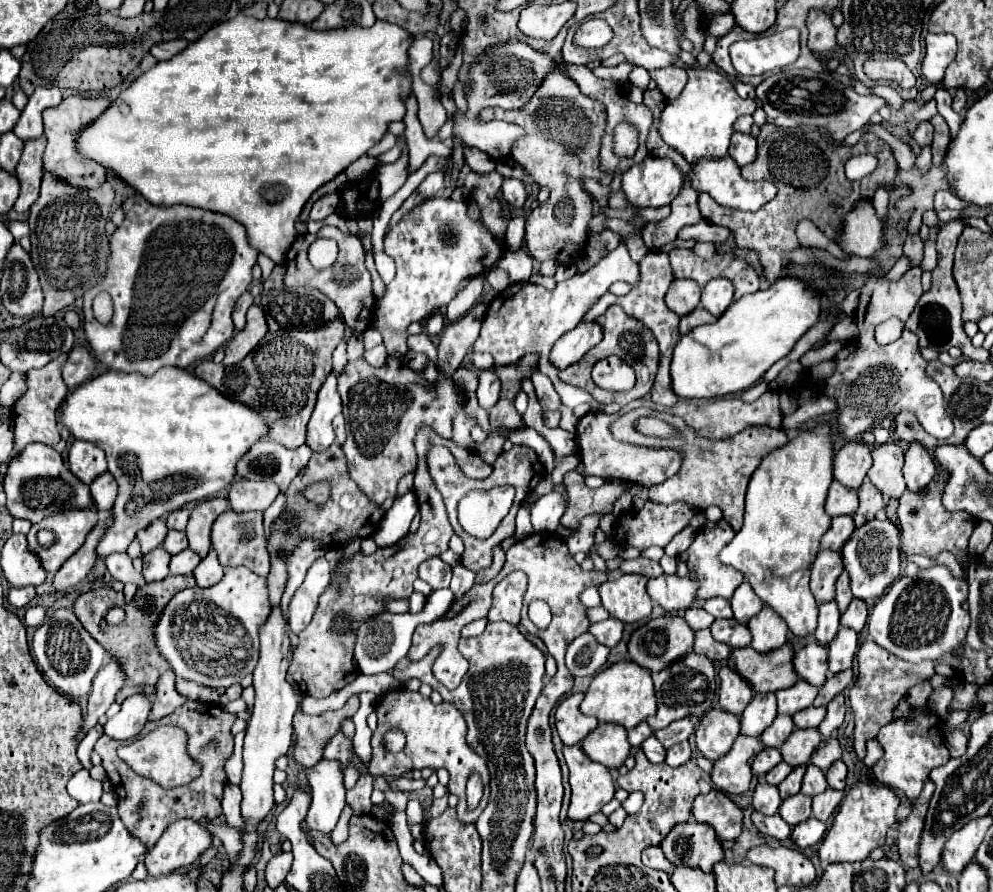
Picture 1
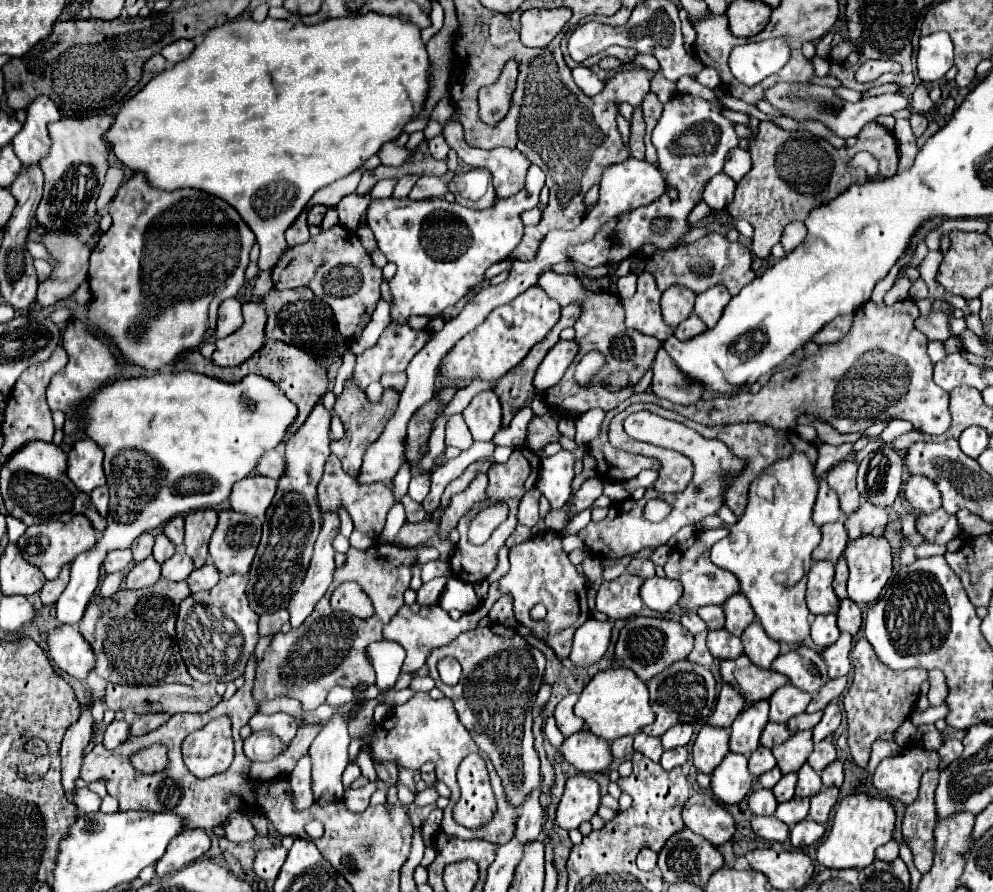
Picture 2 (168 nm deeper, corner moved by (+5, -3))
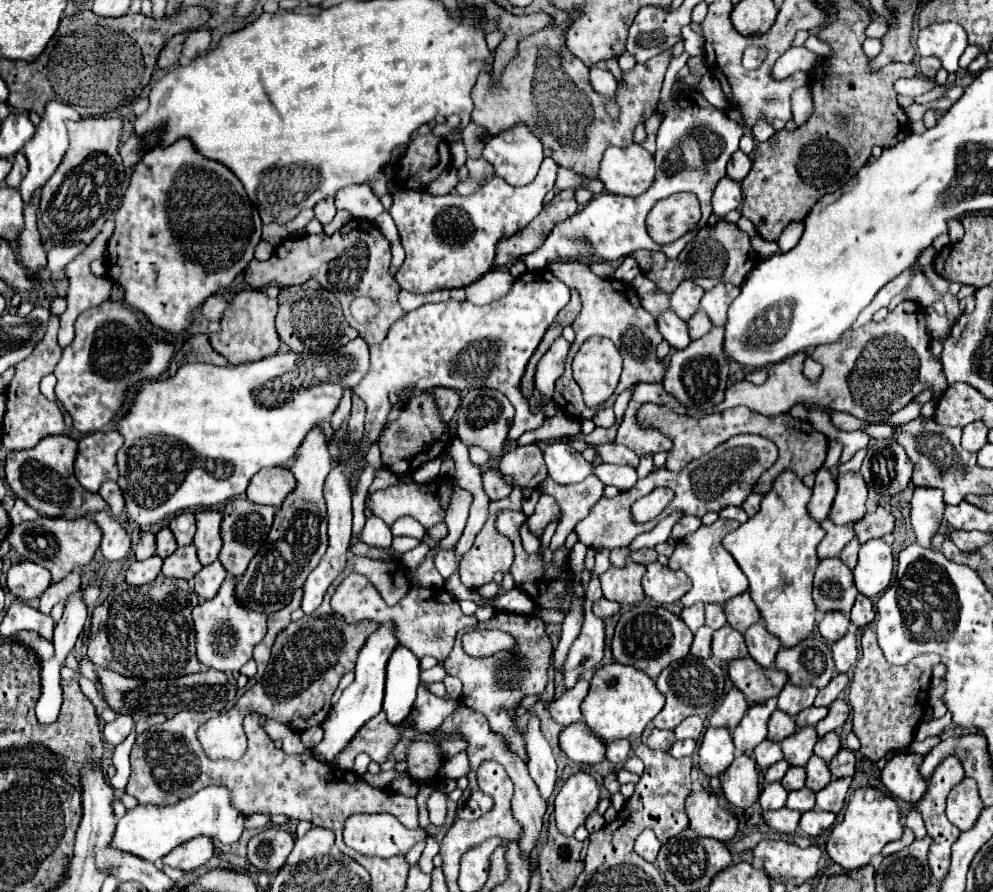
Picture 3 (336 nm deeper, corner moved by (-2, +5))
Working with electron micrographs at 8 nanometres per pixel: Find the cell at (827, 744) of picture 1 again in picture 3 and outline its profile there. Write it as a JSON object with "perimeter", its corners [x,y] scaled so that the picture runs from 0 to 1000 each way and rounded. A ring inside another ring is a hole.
{"perimeter":[[[834,821],[830,827],[826,827],[820,836],[820,845],[824,845],[826,850],[830,850],[832,854],[836,854],[846,841],[846,827],[842,821]]]}

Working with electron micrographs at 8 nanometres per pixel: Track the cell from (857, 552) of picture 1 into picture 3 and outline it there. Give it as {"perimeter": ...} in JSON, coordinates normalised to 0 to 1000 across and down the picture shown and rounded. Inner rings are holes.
{"perimeter":[[[888,603],[868,610],[864,632],[858,639],[862,659],[876,673],[882,673],[898,650],[898,630],[898,614]]]}

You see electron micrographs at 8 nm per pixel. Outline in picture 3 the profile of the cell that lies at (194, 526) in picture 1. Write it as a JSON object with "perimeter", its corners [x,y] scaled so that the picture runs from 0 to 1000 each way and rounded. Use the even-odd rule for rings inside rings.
{"perimeter":[[[201,572],[201,574],[197,574],[195,612],[199,617],[199,628],[205,635],[213,632],[222,621],[222,614],[224,614],[222,585],[224,585],[224,576],[218,574],[218,572]]]}

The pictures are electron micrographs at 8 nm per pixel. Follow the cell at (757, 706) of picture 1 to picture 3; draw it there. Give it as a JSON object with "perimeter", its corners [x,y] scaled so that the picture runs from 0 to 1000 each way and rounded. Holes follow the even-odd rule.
{"perimeter":[[[775,783],[769,789],[759,789],[753,794],[747,809],[739,818],[739,836],[743,843],[757,845],[757,841],[771,827],[771,812],[779,796],[781,783]]]}

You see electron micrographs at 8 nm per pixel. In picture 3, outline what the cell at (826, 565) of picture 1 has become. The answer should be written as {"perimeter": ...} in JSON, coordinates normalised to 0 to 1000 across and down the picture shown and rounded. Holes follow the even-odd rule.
{"perimeter":[[[832,626],[824,630],[818,661],[818,670],[824,684],[844,684],[856,688],[862,668],[864,661],[858,650],[858,639],[848,632],[846,626]]]}

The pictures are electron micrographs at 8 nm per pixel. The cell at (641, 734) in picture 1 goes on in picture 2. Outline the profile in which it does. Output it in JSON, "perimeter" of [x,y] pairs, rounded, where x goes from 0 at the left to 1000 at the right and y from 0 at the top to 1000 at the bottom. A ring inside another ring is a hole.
{"perimeter":[[[629,825],[625,830],[617,830],[615,834],[615,841],[617,841],[617,848],[619,850],[629,850],[637,843],[637,825]]]}

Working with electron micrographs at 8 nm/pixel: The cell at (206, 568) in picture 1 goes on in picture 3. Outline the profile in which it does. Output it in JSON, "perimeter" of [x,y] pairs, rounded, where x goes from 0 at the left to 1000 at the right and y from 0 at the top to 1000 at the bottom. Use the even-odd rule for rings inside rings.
{"perimeter":[[[220,628],[213,630],[211,635],[205,635],[197,643],[197,648],[195,648],[195,661],[197,661],[197,666],[203,673],[211,673],[213,668],[218,668],[218,664],[222,661],[222,657],[224,657],[224,652],[226,652],[228,646],[230,643],[228,643],[226,635]]]}

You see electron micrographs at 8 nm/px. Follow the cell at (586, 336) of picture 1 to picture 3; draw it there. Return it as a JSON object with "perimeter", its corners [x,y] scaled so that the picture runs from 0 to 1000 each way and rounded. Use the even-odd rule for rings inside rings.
{"perimeter":[[[564,377],[556,388],[554,392],[544,401],[542,410],[540,410],[540,419],[538,419],[538,433],[540,437],[550,444],[550,446],[556,446],[556,439],[558,439],[558,428],[566,422],[568,417],[568,404],[570,404],[570,397],[572,397],[572,390],[574,386]]]}

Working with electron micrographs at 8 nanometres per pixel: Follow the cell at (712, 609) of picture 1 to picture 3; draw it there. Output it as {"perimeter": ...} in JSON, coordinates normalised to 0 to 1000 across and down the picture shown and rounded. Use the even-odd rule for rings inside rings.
{"perimeter":[[[711,677],[711,702],[715,702],[717,706],[723,706],[729,700],[731,700],[731,691],[729,691],[727,677]]]}

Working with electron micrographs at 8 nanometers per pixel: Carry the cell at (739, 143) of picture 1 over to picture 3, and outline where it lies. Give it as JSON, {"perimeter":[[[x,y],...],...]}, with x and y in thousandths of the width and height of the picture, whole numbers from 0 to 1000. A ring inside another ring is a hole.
{"perimeter":[[[743,168],[743,170],[737,173],[737,179],[735,179],[733,186],[731,186],[731,197],[733,197],[735,202],[747,204],[747,202],[753,197],[755,186],[757,186],[757,184],[755,184],[755,177],[753,177],[747,168]]]}

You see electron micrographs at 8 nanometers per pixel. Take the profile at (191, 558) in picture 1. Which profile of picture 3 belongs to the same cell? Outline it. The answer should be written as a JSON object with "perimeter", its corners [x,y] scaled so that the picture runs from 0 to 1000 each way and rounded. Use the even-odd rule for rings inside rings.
{"perimeter":[[[193,610],[183,612],[175,621],[165,626],[165,635],[163,635],[165,646],[183,648],[183,650],[193,650],[201,639],[203,639],[203,632],[201,632],[201,628],[197,623],[197,614]]]}

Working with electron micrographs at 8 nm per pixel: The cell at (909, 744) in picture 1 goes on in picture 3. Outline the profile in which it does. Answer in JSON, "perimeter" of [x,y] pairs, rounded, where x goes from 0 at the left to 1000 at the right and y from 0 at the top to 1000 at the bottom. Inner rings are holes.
{"perimeter":[[[904,845],[890,859],[886,872],[900,895],[922,901],[931,892],[933,874],[924,865],[926,854],[926,845]]]}

